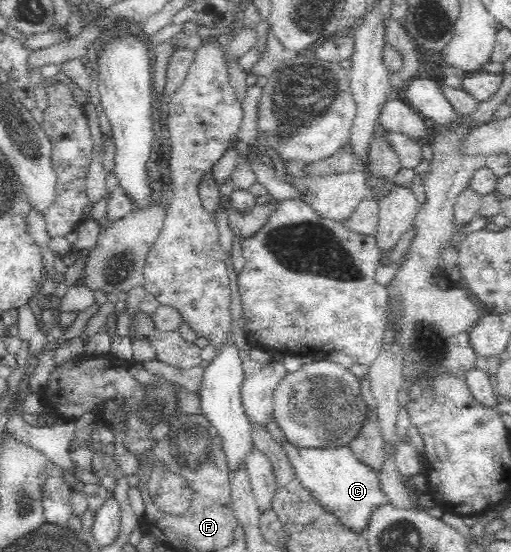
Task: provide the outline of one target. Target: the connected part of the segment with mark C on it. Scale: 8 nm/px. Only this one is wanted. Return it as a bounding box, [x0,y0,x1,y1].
[281,439,391,536]

